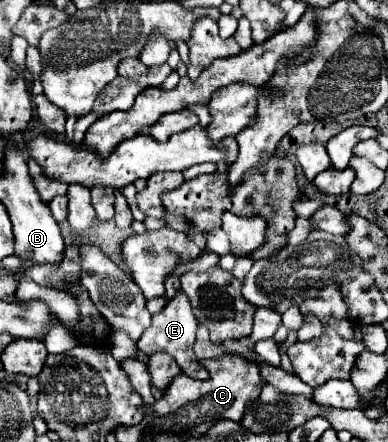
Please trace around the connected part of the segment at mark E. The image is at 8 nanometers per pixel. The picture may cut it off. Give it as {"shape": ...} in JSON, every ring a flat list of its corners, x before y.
{"shape":[[179,291,173,299,167,299,163,311,155,313,153,315,153,323,151,327,141,335,141,339,137,341,137,347,145,353,145,355,151,355,151,353,157,353,157,351,165,351,169,353,177,365,181,367,181,371,193,379,207,379,207,371,203,371,203,367,199,365,199,359,195,357,193,353,193,343,195,343,195,331,197,331,197,319,191,311,191,305,189,305,189,299,183,291]]}

